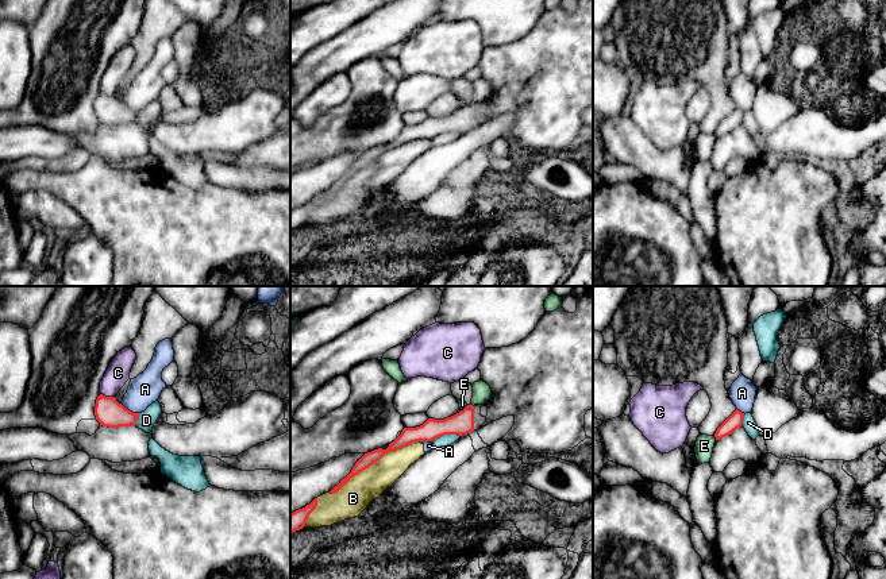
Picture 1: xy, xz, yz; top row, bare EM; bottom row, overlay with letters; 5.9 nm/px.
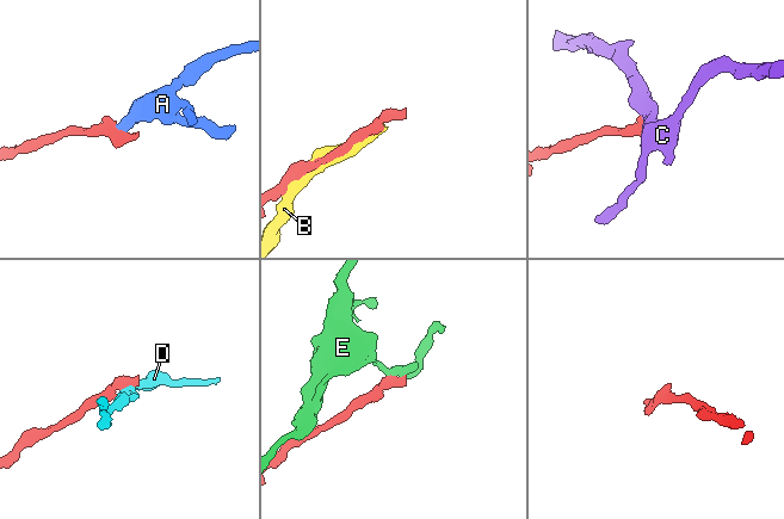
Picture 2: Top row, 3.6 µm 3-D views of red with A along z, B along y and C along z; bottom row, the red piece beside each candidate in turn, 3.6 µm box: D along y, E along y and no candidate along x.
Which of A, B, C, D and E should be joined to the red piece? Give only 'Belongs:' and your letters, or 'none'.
Belongs: none

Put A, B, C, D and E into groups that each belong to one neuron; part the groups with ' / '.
A B / C / D / E

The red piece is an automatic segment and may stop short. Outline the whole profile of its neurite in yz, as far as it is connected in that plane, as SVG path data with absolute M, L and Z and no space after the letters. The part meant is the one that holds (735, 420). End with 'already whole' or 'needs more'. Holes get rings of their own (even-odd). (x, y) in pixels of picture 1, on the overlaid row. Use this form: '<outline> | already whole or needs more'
M735 410L716 431L714 437L720 440L743 425L744 413Z | already whole

